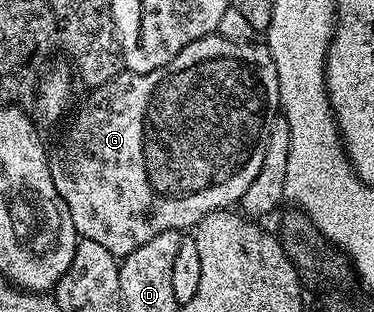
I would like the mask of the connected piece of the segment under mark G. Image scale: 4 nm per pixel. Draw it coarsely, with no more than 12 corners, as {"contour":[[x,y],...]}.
{"contour":[[260,41],[95,88],[56,148],[129,255],[239,204],[280,105]]}

